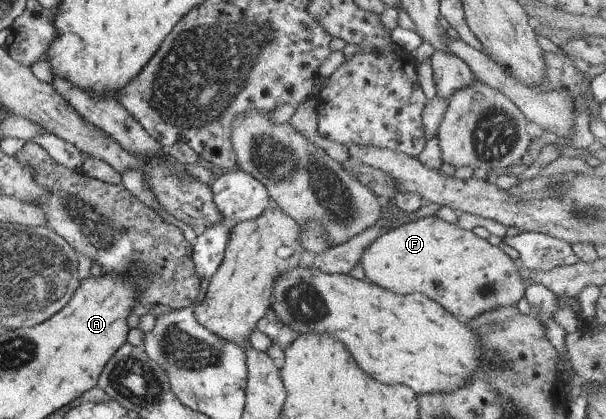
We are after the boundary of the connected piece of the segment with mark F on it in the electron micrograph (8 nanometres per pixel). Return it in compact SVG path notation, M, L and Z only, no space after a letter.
M426 216L386 231L362 252L359 262L370 283L400 295L418 292L456 318L472 318L495 307L516 305L524 296L526 286L519 276L518 263L512 252L502 246L491 246L471 231L462 230L436 216Z

